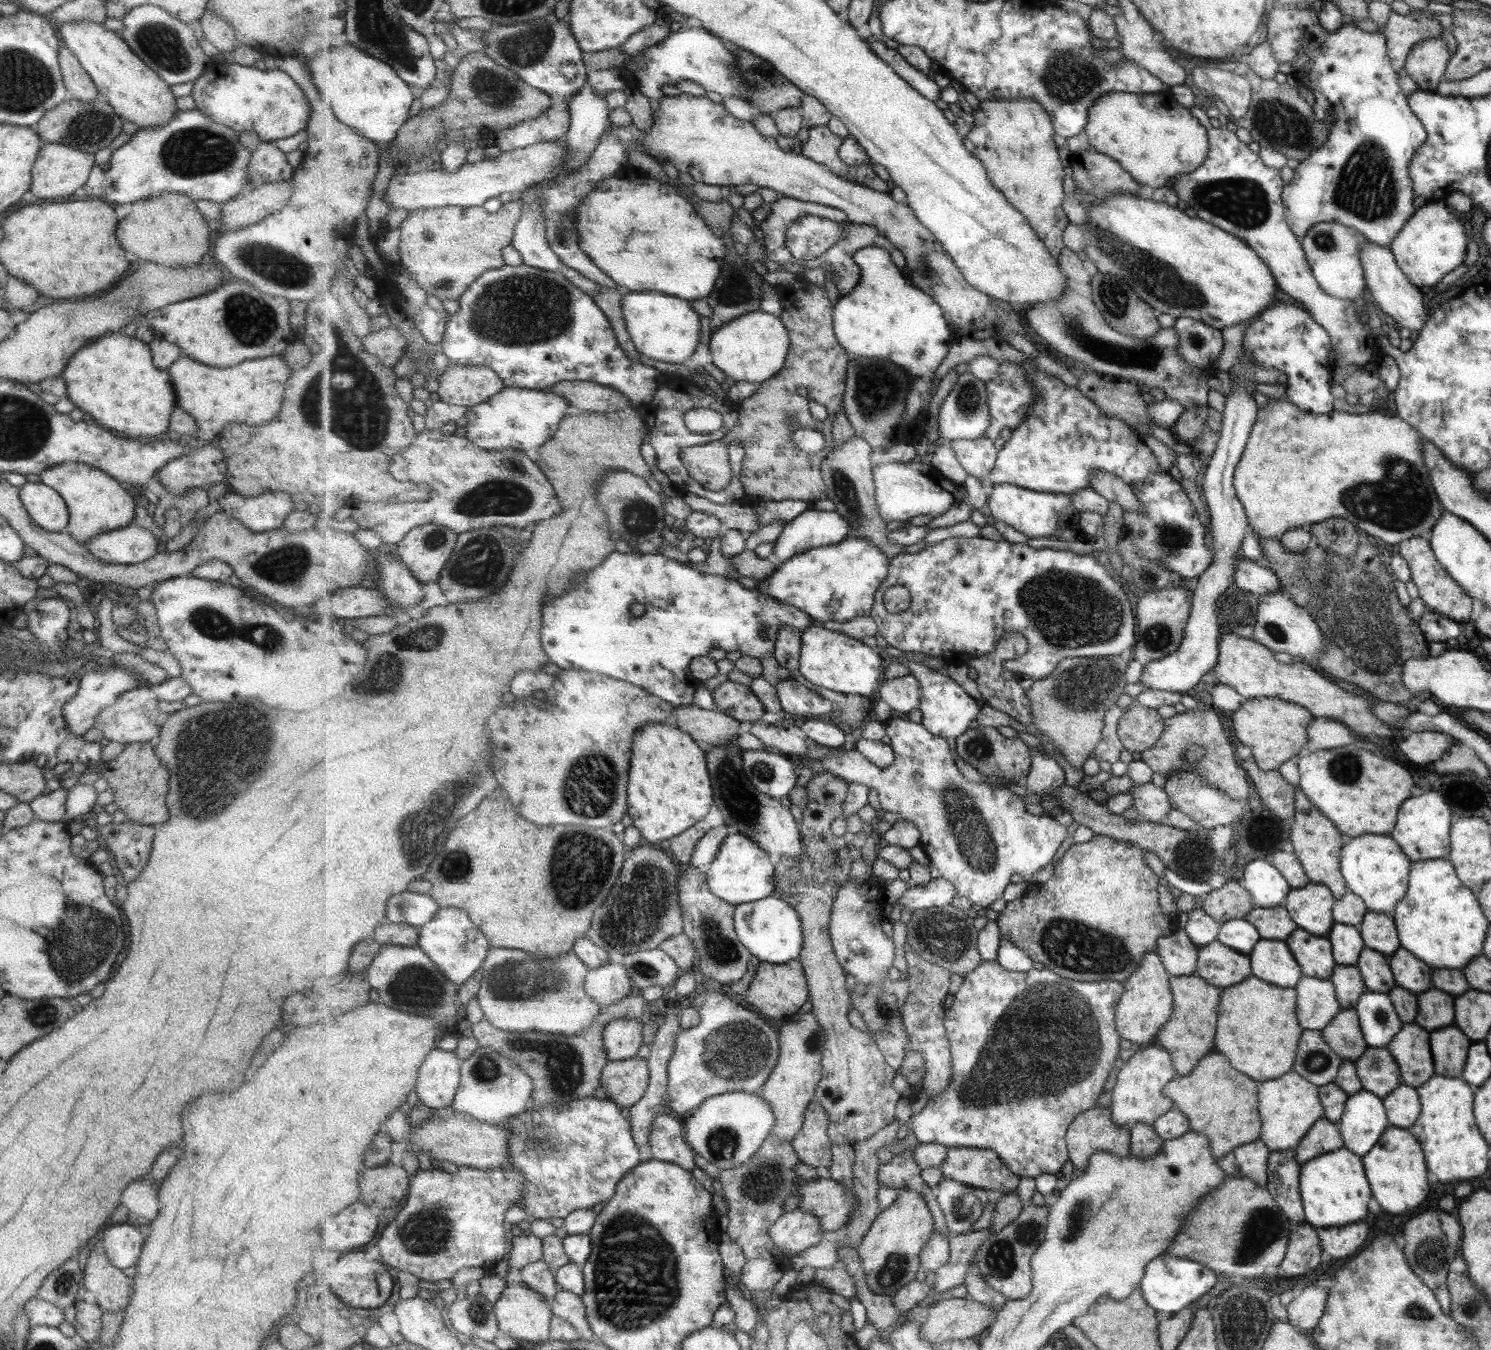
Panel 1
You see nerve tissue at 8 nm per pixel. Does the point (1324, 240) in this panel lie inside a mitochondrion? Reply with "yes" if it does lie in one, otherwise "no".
yes

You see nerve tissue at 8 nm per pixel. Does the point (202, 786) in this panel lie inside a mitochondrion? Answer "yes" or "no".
yes

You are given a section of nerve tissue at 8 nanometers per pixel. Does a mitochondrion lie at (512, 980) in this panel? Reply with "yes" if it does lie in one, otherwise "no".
yes

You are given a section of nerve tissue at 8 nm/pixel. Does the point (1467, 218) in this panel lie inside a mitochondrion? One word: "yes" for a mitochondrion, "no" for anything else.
no

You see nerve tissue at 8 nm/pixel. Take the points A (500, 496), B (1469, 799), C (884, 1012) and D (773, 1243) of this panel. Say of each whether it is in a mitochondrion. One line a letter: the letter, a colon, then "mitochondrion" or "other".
A: mitochondrion
B: other
C: mitochondrion
D: other

